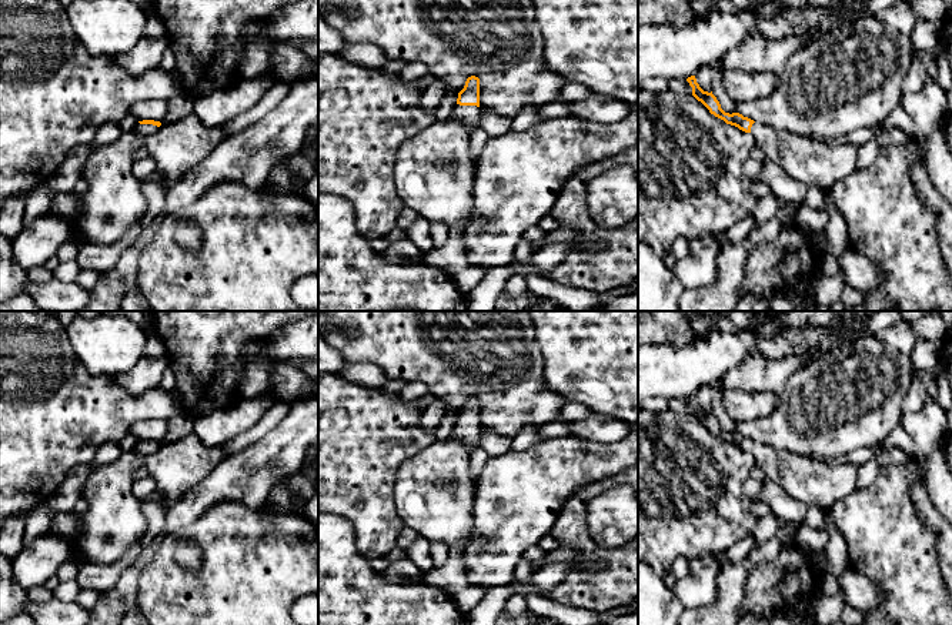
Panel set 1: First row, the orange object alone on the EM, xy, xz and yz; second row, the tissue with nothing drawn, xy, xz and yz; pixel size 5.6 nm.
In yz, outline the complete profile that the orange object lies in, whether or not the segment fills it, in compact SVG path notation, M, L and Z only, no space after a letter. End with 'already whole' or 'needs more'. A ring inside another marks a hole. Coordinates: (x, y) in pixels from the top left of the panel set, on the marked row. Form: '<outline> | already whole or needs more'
M695 76L687 78L692 96L701 101L711 114L735 126L745 133L752 133L756 147L768 161L779 166L792 178L808 186L829 190L836 181L844 180L856 170L856 144L828 146L769 124L754 121L739 113L725 113L716 97L704 91Z | needs more

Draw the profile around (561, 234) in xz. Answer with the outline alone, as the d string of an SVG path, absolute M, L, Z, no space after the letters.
M558 227L557 230L548 231L542 241L532 243L532 251L538 251L554 243L572 243L577 237L578 234L574 230Z

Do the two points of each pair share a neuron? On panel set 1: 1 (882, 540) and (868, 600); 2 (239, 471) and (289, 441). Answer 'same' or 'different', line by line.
1: different
2: same

